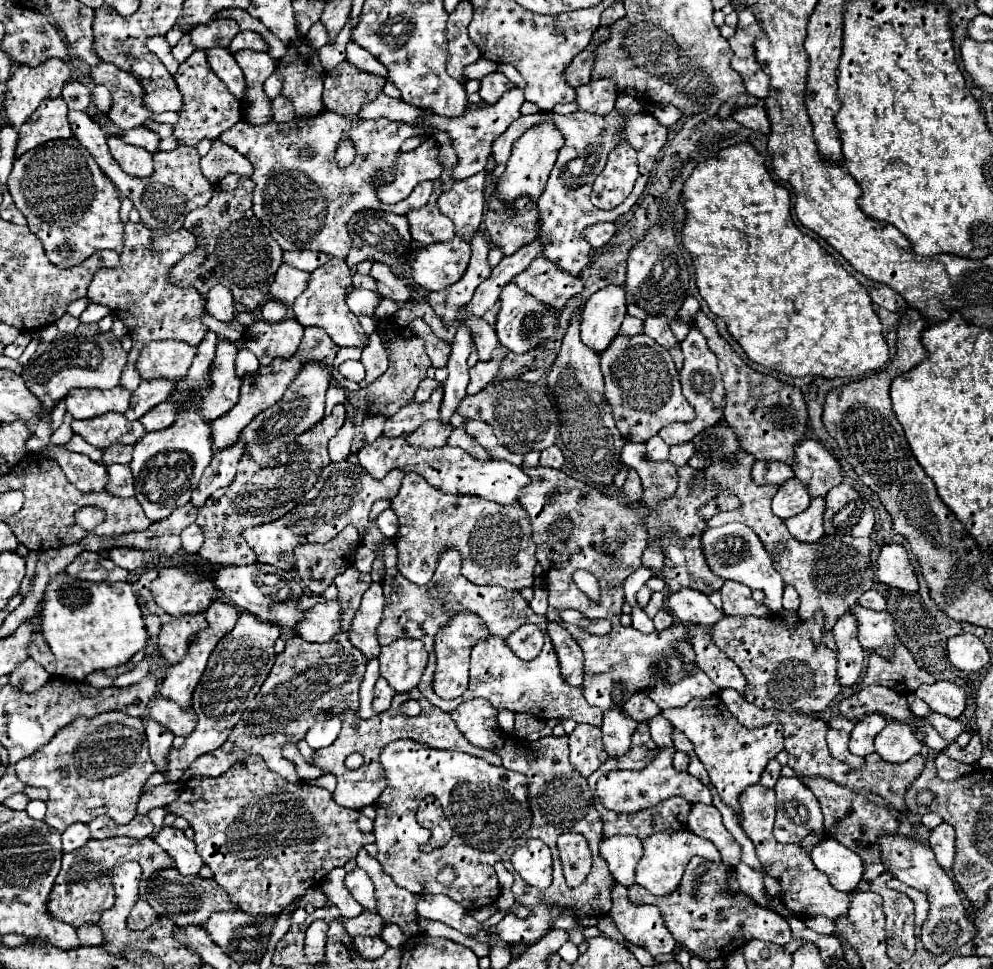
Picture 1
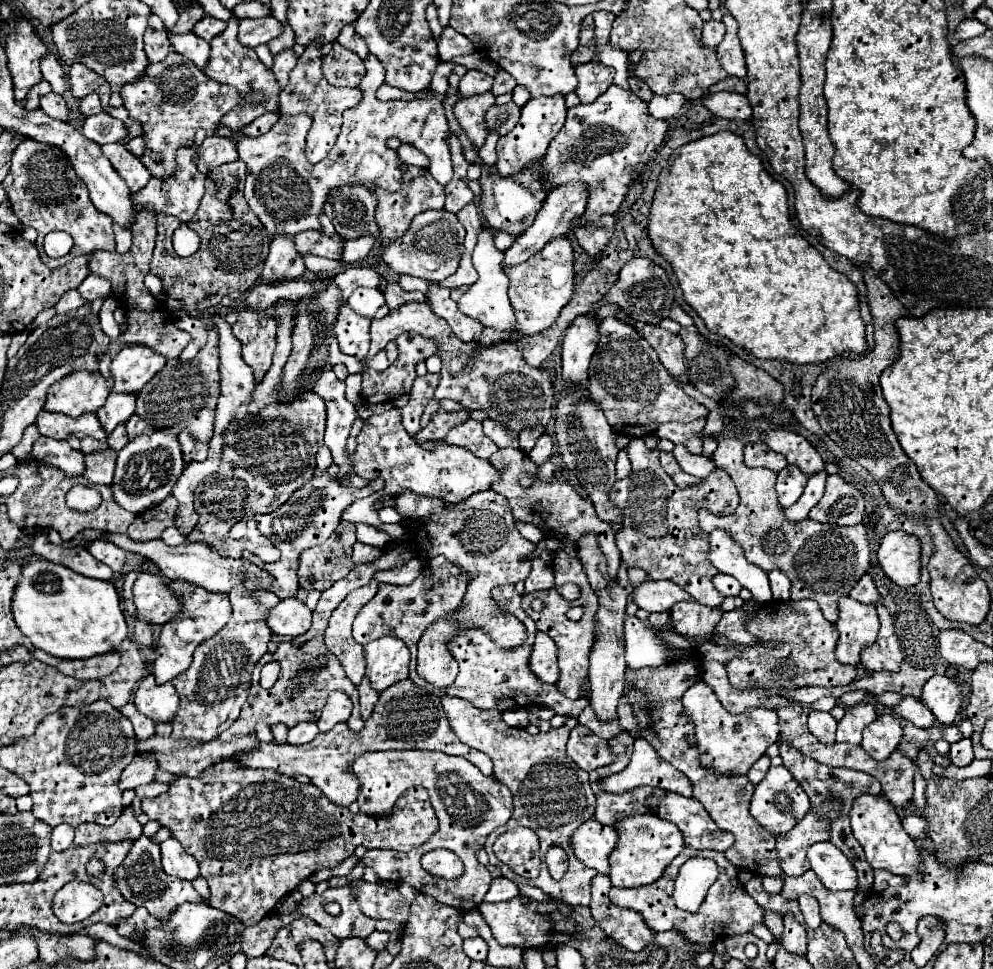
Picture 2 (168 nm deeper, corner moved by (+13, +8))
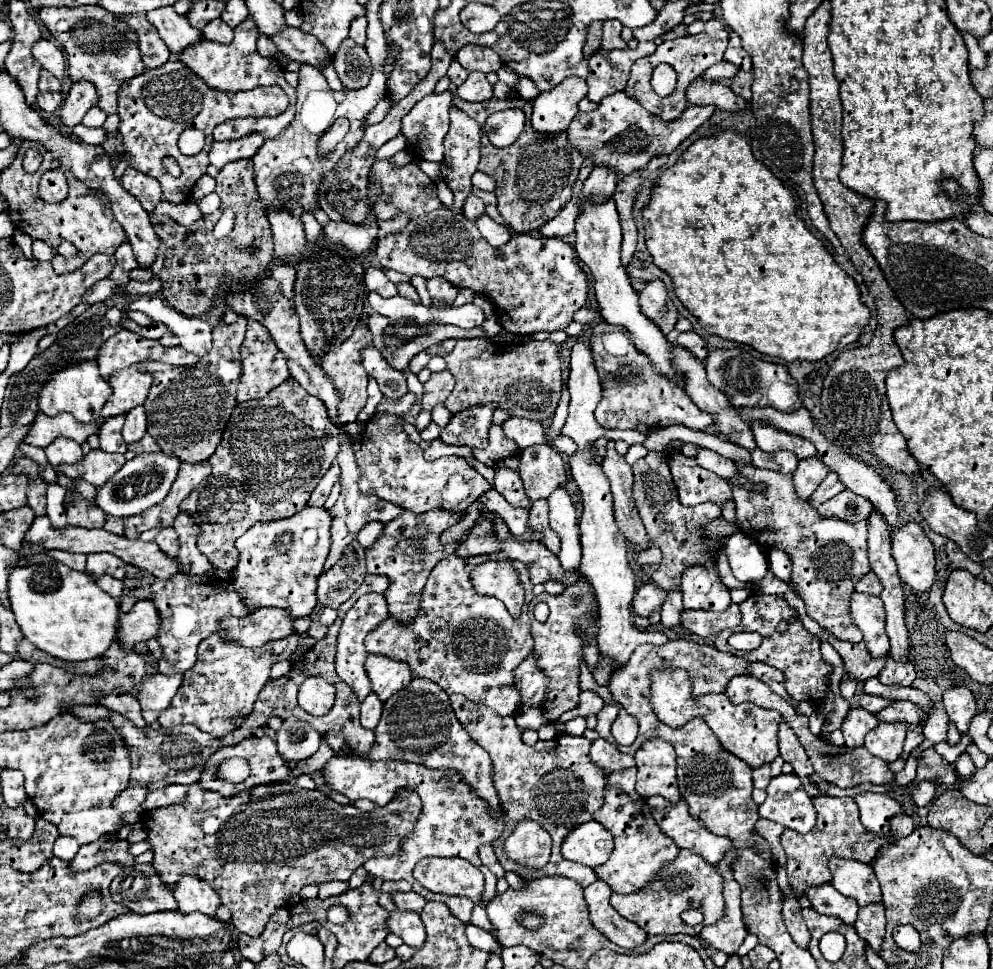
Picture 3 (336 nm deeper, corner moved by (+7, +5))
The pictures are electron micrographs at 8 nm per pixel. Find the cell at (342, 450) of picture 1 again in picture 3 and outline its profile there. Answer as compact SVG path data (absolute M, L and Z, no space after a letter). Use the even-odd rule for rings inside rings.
M332 463L332 467L328 469L328 473L320 479L318 487L312 491L312 495L310 495L310 505L322 507L324 501L328 499L330 491L332 491L332 485L334 485L338 479L340 479L340 467L338 467L336 463Z

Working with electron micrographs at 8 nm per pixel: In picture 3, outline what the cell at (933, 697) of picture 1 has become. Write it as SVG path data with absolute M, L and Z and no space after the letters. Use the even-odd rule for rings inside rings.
M952 687L944 691L942 703L956 729L960 733L966 733L972 717L976 715L976 701L972 691L968 687Z

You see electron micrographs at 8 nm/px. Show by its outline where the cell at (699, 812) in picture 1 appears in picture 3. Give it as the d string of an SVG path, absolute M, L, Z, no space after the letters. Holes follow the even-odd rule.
M656 795L646 803L660 829L670 835L678 847L692 849L694 853L704 857L704 861L716 865L732 849L732 839L714 835L704 829L704 825L700 825L700 819L688 813L688 805L684 801L670 803L668 799Z

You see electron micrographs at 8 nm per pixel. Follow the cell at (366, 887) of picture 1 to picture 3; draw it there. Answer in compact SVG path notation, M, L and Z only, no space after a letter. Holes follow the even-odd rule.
M394 909L388 917L388 929L404 939L410 947L420 947L426 939L424 923L416 911L408 909Z

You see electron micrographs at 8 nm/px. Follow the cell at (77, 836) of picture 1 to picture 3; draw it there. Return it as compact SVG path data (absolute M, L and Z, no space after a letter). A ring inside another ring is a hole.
M58 837L54 843L54 855L64 859L64 861L72 861L72 857L78 853L78 841L74 837Z

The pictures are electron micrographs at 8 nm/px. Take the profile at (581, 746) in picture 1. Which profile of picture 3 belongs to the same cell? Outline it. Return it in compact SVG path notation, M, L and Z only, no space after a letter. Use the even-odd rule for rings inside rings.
M596 739L592 741L592 747L590 747L590 761L600 767L604 773L612 773L612 771L620 771L620 769L628 769L634 763L634 757L632 755L626 755L622 751L618 751L616 745L604 741L604 739Z

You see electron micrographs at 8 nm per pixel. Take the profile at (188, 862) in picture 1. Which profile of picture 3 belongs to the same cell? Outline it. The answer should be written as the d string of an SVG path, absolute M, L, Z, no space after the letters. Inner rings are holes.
M180 877L180 885L176 885L172 893L182 913L200 911L204 915L216 917L214 911L220 905L220 897L206 881L200 881L200 877Z

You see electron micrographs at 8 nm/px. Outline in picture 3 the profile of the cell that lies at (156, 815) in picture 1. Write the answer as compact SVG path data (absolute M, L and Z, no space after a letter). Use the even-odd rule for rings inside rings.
M152 863L132 865L114 877L110 885L112 899L126 905L130 911L146 915L154 911L176 911L176 899L168 887L160 881Z

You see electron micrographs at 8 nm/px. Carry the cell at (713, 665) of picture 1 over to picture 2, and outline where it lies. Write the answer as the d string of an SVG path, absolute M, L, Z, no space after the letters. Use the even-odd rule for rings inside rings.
M688 598L674 604L674 608L670 610L670 618L678 634L694 640L708 640L714 632L714 626L722 618L722 610L718 606L702 606L694 598Z

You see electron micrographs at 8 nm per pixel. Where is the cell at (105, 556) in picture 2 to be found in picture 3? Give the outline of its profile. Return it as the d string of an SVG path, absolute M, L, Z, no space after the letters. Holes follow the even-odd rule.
M90 553L88 555L88 563L86 563L86 571L94 577L98 575L112 575L116 579L124 579L126 577L126 565L124 561L120 561L120 557L112 555L112 553Z

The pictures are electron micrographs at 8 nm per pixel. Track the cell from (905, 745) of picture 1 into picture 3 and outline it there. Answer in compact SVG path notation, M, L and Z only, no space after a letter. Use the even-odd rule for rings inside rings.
M880 723L866 735L864 747L874 755L892 763L900 757L904 739L906 739L906 725L904 723Z

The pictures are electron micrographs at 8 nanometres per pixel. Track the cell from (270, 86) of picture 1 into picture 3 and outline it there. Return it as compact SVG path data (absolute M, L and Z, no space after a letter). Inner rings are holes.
M260 35L260 37L258 37L258 53L260 53L262 57L272 57L276 51L278 51L276 45L272 45L272 41L270 41L266 35Z

